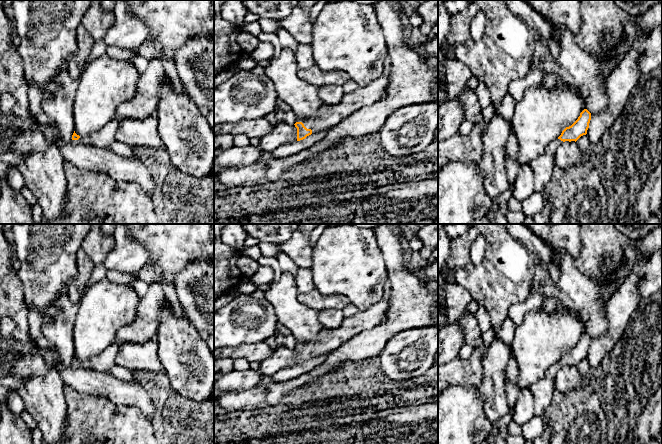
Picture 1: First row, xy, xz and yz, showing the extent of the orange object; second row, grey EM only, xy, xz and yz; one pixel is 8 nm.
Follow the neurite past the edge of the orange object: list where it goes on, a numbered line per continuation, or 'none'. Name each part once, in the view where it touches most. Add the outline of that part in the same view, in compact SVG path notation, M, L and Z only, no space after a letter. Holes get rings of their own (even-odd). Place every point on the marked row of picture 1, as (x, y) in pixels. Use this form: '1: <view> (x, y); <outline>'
1: xz (328, 116); M387 68L369 85L345 93L337 104L323 104L313 117L297 117L296 122L302 122L307 129L312 130L312 133L332 129L358 109L381 100L388 93L389 88L390 76Z

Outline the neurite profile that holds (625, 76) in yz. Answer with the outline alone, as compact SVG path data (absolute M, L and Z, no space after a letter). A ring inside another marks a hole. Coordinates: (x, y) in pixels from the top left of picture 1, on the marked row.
M638 47L631 49L606 77L607 107L600 113L591 115L586 134L591 144L599 142L605 131L623 114L632 90L642 79L639 70L642 55L643 52Z

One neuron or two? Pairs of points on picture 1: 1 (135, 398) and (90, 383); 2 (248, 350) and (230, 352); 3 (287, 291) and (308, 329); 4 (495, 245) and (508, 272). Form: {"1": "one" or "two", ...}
{"1": "one", "2": "one", "3": "one", "4": "one"}

